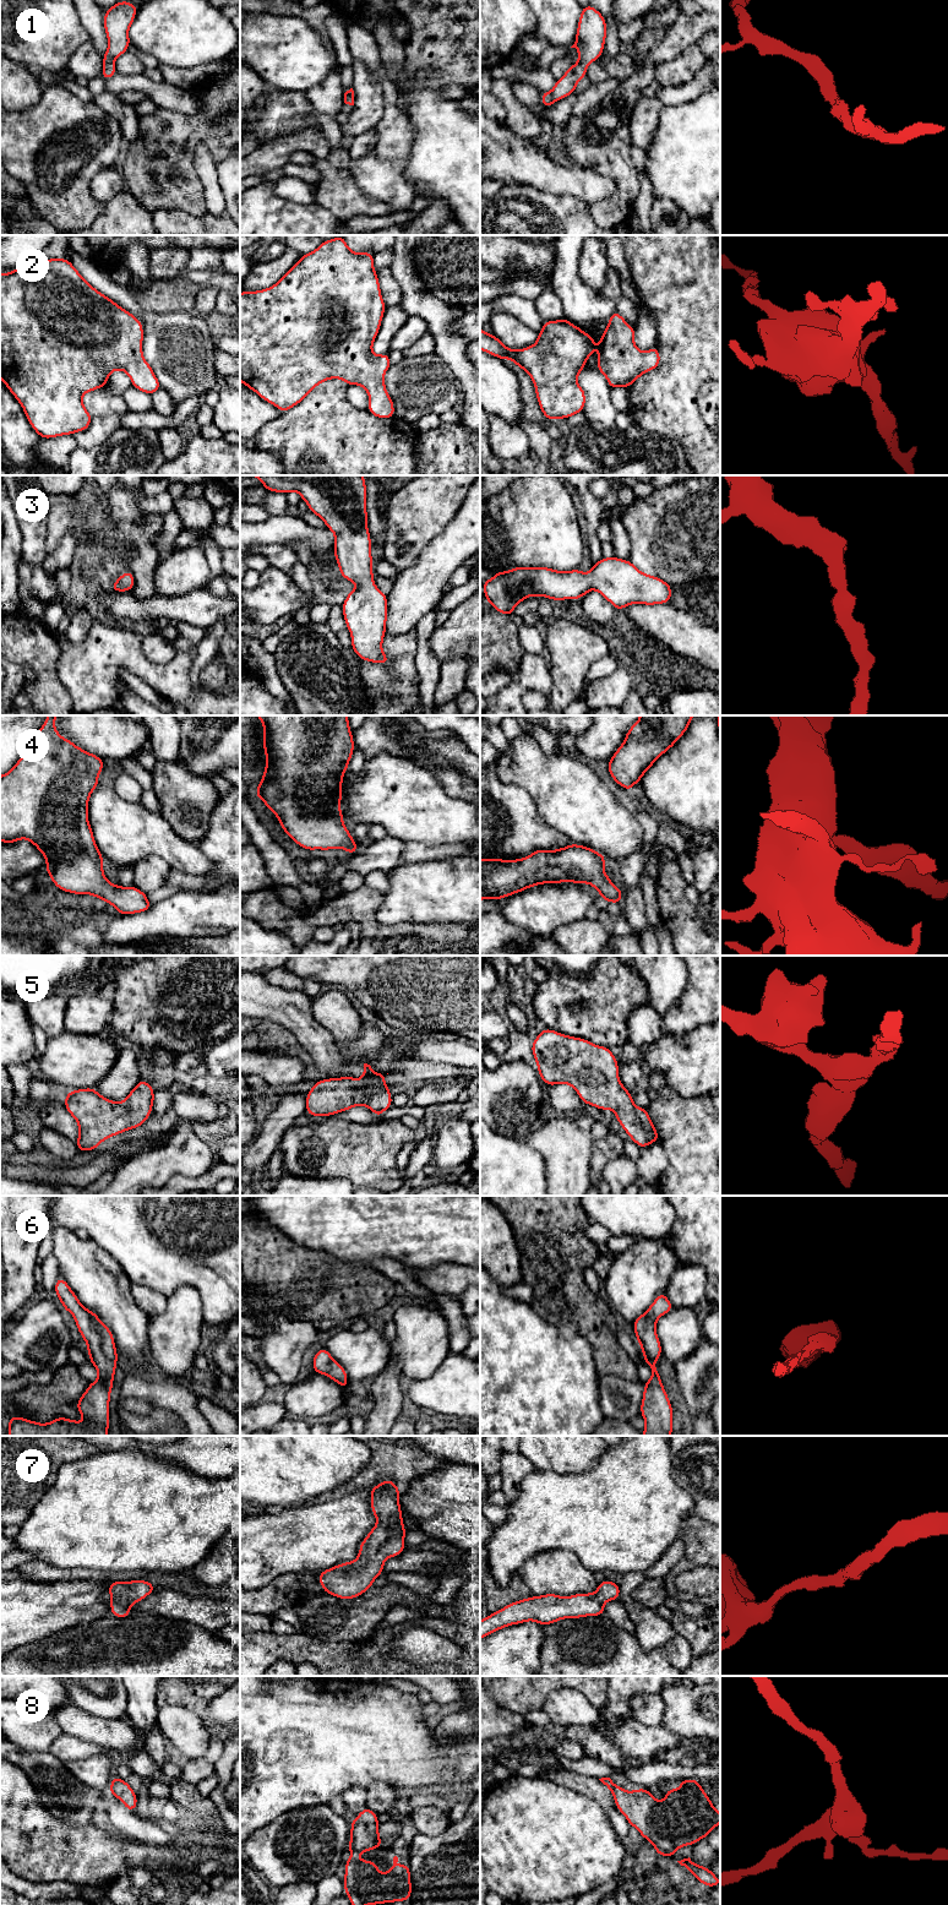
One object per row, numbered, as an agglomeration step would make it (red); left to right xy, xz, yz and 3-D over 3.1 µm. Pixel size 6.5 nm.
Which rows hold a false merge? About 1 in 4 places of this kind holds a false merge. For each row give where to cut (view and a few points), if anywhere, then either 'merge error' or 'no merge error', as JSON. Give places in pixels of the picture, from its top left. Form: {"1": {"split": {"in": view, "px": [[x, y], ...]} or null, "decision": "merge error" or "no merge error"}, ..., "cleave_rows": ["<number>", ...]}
{"1": {"split": null, "decision": "no merge error"}, "2": {"split": null, "decision": "no merge error"}, "3": {"split": null, "decision": "no merge error"}, "4": {"split": null, "decision": "no merge error"}, "5": {"split": null, "decision": "no merge error"}, "6": {"split": null, "decision": "no merge error"}, "7": {"split": null, "decision": "no merge error"}, "8": {"split": null, "decision": "no merge error"}, "cleave_rows": []}

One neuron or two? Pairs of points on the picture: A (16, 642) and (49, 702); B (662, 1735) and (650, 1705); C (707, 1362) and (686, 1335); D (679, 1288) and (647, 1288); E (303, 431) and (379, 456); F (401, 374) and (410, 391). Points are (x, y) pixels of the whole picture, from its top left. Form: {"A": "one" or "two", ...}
{"A": "one", "B": "two", "C": "two", "D": "two", "E": "one", "F": "one"}

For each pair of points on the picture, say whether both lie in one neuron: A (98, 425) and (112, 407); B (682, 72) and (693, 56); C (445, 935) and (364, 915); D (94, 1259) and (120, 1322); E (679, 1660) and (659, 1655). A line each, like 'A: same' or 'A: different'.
A: different
B: same
C: same
D: same
E: different

